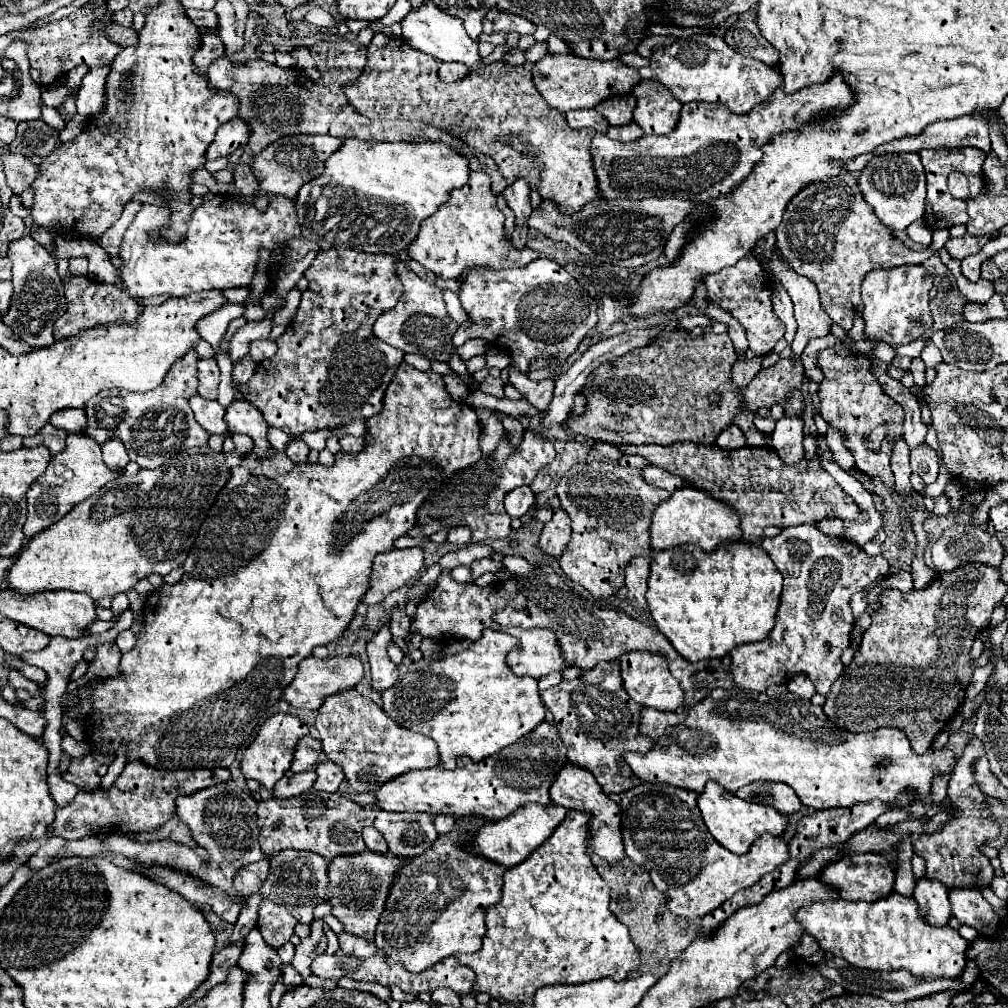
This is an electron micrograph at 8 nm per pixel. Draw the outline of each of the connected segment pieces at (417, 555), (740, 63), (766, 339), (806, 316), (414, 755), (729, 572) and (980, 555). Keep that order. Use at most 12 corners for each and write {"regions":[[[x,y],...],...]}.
{"regions":[[[391,549],[373,559],[363,603],[375,605],[417,577],[423,549]],[[721,37],[657,49],[651,69],[681,103],[739,115],[783,85],[779,67]],[[753,255],[707,275],[707,299],[743,325],[755,357],[785,325]],[[773,253],[767,267],[795,303],[791,361],[833,325],[813,281]],[[355,689],[319,709],[325,757],[355,793],[439,765],[435,741]],[[761,547],[653,555],[645,599],[683,659],[763,641],[783,577]],[[949,525],[933,543],[937,573],[997,567],[1003,545],[977,525]]]}

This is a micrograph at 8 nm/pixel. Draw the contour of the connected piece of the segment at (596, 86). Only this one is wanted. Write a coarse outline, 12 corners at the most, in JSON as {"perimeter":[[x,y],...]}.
{"perimeter":[[545,55],[533,83],[559,109],[595,109],[643,79],[621,61]]}

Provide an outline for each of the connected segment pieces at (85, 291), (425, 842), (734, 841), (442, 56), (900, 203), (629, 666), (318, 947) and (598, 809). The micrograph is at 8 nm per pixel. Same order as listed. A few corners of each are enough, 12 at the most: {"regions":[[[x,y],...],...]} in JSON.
{"regions":[[[67,277],[67,311],[55,341],[115,322],[143,307],[93,277]],[[379,811],[375,827],[397,857],[439,837],[429,813]],[[709,781],[699,809],[715,841],[745,855],[789,823]],[[433,3],[409,11],[403,39],[439,61],[487,67],[463,21]],[[885,153],[859,171],[859,189],[889,229],[925,213],[917,153]],[[629,651],[619,659],[635,703],[679,711],[683,689],[665,657]],[[323,921],[295,947],[291,965],[305,984],[330,990],[335,980],[313,979],[311,961],[327,949]],[[567,763],[553,803],[591,815],[589,849],[625,857],[619,805],[585,769]]]}

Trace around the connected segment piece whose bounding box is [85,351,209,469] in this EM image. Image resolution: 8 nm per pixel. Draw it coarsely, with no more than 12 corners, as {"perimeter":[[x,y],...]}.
{"perimeter":[[197,353],[151,393],[111,389],[87,435],[121,439],[143,469],[179,463],[209,433],[195,421]]}

